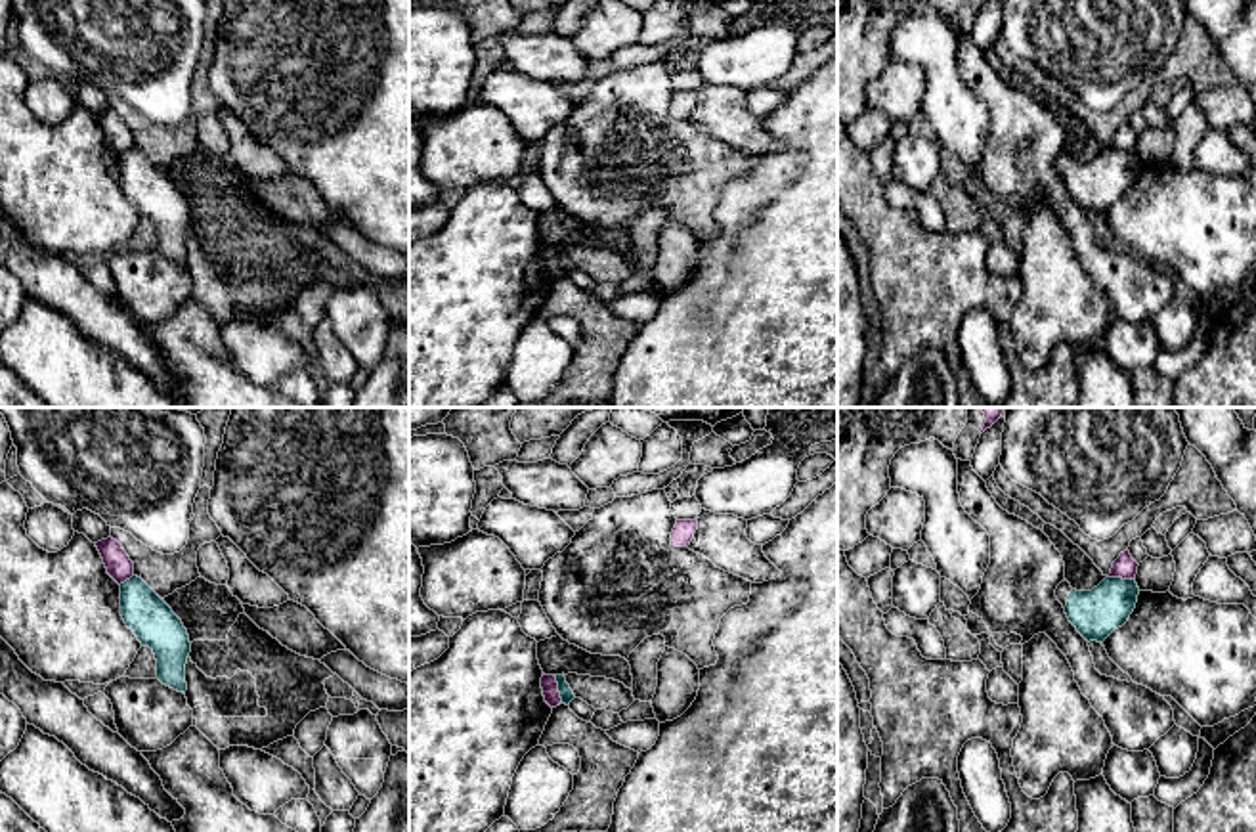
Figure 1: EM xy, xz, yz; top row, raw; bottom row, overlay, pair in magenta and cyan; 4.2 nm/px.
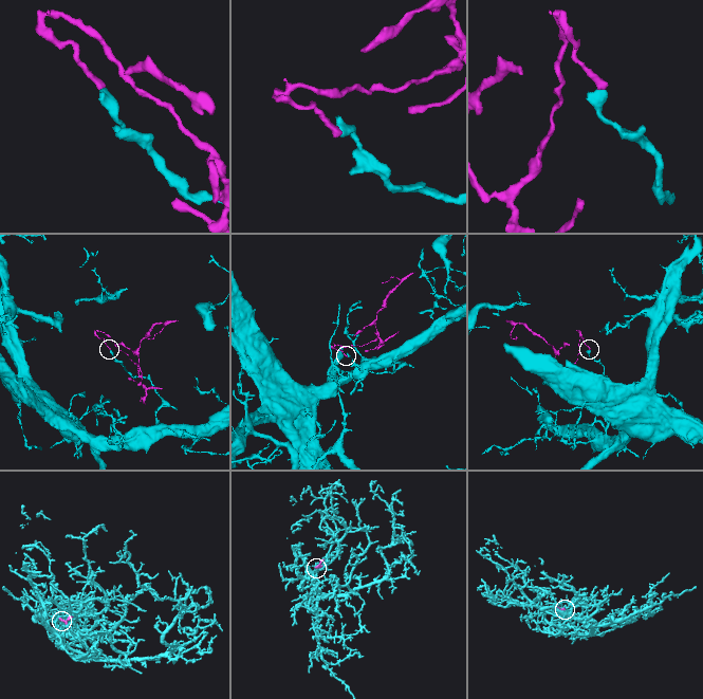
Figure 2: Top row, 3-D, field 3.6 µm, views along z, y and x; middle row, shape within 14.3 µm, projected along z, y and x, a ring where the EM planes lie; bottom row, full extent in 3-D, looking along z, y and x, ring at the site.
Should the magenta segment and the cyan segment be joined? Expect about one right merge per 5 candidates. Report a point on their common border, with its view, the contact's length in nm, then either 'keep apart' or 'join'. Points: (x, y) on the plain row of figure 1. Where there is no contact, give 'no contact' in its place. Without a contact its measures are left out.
meets magenta in xz at (557, 261); contact 120 nm long; keep apart

